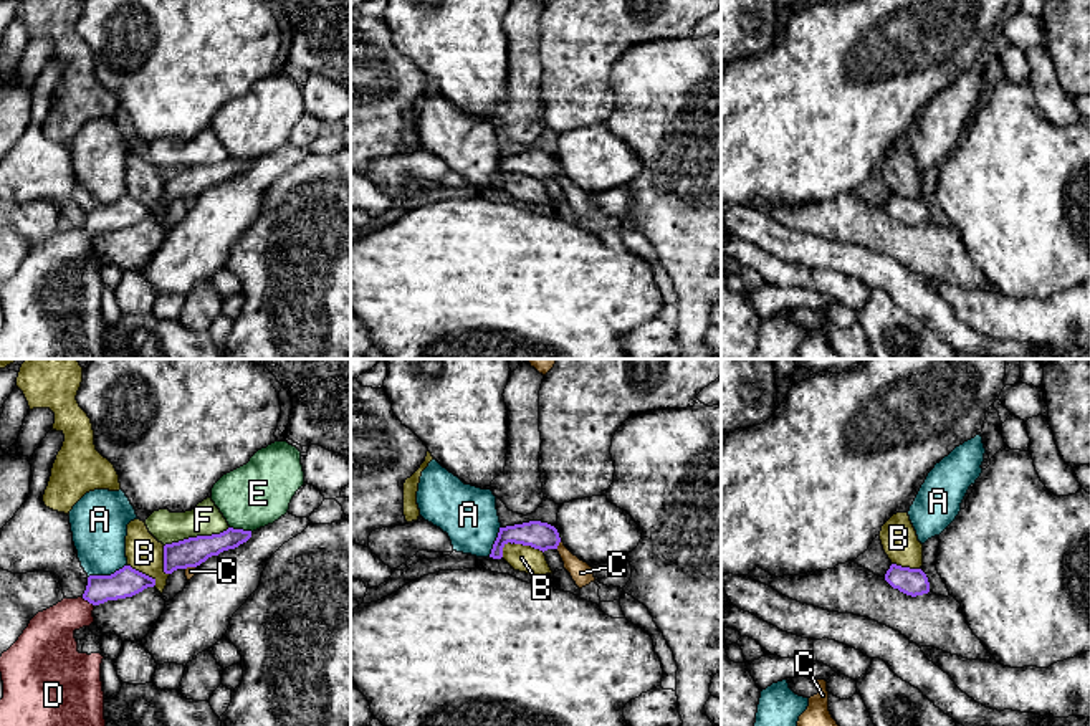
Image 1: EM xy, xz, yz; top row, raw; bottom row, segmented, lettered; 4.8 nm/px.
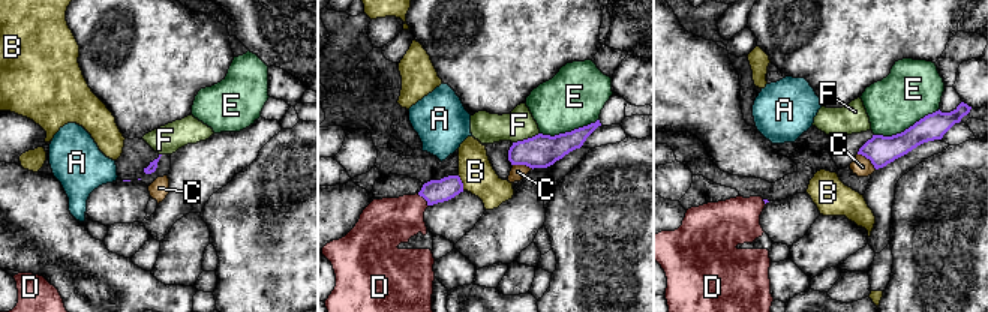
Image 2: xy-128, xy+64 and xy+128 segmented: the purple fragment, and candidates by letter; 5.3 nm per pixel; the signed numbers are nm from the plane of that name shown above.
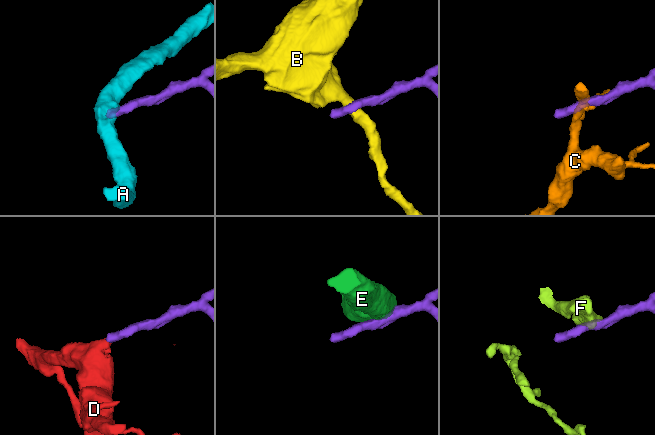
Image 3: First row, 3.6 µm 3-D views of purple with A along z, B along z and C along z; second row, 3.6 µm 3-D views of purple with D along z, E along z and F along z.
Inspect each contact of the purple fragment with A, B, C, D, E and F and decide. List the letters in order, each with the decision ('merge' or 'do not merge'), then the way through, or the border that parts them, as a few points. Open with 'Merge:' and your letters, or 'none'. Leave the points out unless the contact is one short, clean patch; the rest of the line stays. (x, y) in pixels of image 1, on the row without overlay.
Merge: D
A: do not merge; border along xy (126, 194), (109, 204), (91, 204), (88, 207)
B: do not merge; border along xz (501, 177), (508, 172), (521, 172), (543, 182)
C: do not merge
D: merge; runs through xy (124, 212), (101, 217), (88, 230), (50, 265)
E: do not merge
F: do not merge; border along xy (229, 156), (219, 162), (189, 166), (164, 176)

